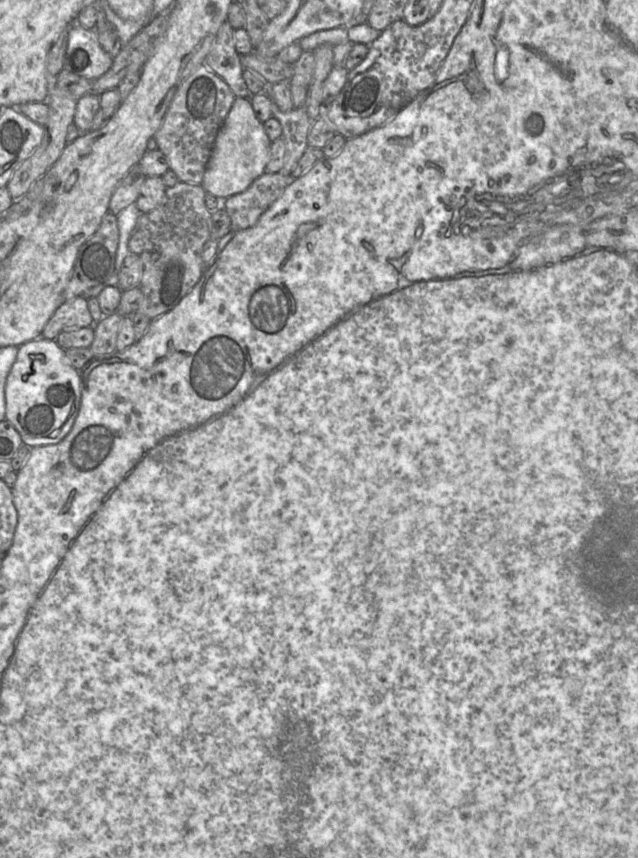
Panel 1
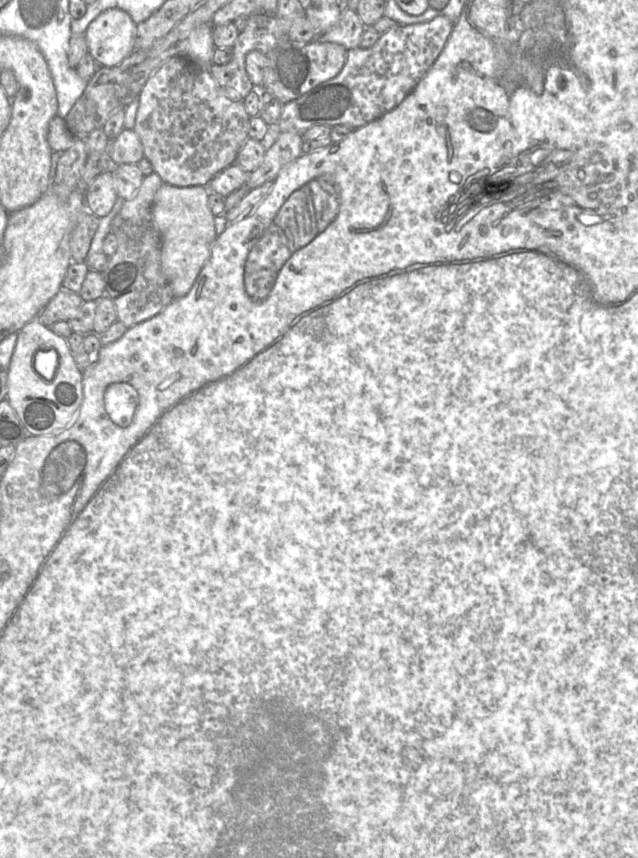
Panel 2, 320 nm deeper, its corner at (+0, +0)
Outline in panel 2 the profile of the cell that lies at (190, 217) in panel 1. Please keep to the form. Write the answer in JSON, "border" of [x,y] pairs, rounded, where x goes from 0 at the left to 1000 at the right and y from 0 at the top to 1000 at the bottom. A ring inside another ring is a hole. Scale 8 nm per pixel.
{"border":[[[243,200],[226,205],[213,226],[194,234],[190,245],[172,261],[172,269],[182,275],[185,288],[182,294],[169,300],[168,310],[158,319],[165,329],[166,344],[182,357],[185,374],[193,376],[199,383],[241,369],[273,348],[268,333],[252,312],[252,280],[240,262],[237,249],[241,228],[254,214],[254,209]]]}

